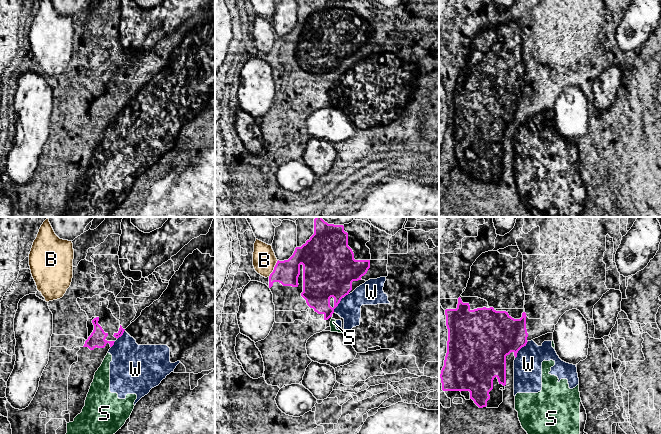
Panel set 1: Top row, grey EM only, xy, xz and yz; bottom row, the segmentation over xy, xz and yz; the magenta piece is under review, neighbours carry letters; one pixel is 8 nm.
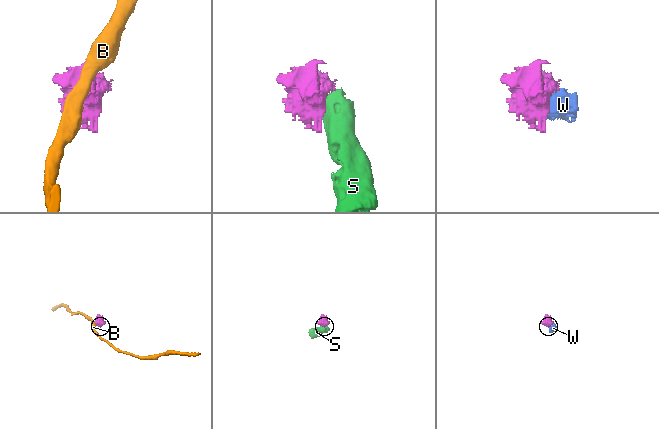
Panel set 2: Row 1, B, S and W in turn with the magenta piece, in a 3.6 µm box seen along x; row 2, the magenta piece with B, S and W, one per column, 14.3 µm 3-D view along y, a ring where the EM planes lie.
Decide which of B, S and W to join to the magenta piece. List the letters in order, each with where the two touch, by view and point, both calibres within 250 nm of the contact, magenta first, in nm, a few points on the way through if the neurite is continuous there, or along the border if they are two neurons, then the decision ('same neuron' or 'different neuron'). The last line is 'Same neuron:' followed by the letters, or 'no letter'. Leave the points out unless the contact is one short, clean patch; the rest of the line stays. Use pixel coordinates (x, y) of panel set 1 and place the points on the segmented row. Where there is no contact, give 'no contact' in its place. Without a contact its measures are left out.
B: contact xz (274, 268); calibres 200 and 190 nm; border xz (278, 260), (273, 271), (268, 276); different neuron
S: contact xz (331, 315); calibres 260 and 20 nm; border xz (332, 313), (331, 316); different neuron
W: contact yz (519, 349); calibres 400 and 220 nm; border yz (528, 341), (518, 351), (515, 358); different neuron
Same neuron: no letter

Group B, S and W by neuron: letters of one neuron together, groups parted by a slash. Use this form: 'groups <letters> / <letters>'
groups B / S W

